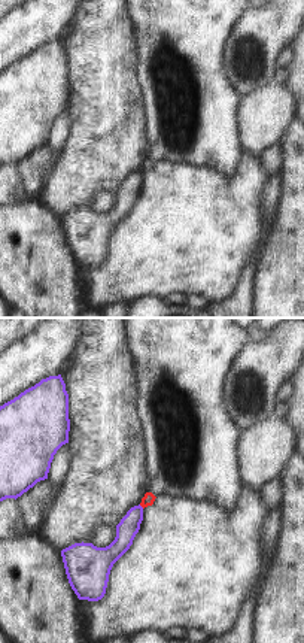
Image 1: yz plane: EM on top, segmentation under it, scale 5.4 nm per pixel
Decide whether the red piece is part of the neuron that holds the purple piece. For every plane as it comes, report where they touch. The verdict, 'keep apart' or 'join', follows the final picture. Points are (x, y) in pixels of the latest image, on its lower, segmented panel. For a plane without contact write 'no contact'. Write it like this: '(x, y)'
(140, 506)

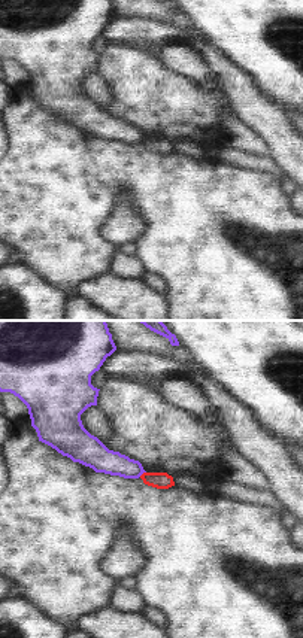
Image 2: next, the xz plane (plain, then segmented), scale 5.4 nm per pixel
(142, 473)

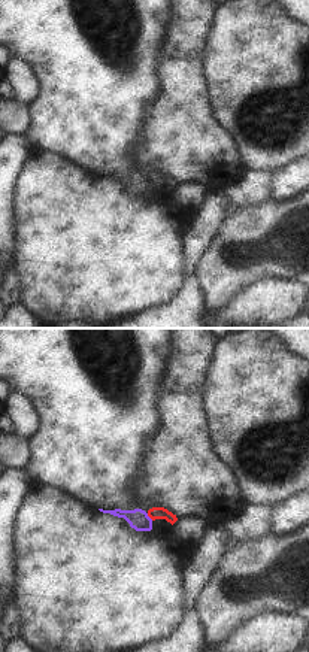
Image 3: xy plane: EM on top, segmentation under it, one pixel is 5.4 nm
(148, 516)

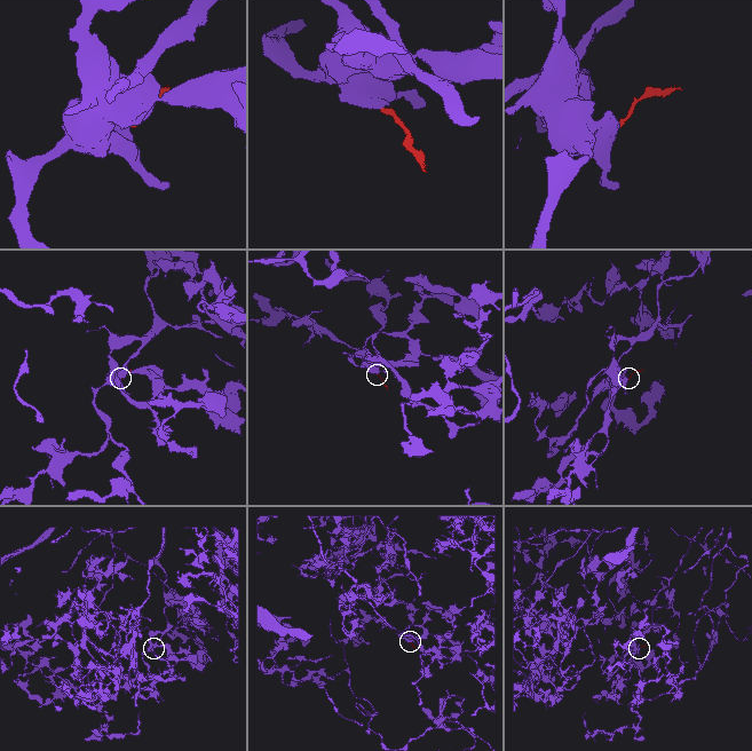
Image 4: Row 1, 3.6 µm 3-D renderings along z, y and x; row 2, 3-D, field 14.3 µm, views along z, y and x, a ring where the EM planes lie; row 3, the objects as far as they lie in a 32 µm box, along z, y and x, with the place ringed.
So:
keep apart

